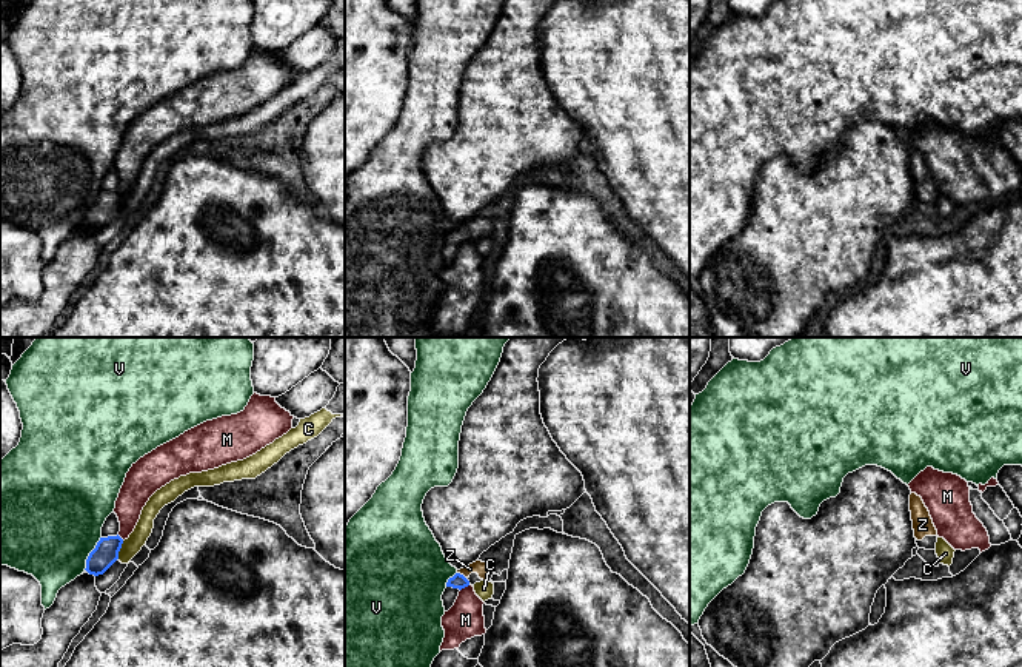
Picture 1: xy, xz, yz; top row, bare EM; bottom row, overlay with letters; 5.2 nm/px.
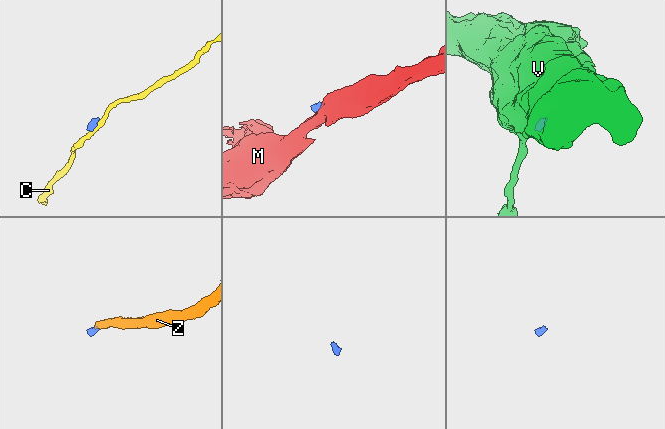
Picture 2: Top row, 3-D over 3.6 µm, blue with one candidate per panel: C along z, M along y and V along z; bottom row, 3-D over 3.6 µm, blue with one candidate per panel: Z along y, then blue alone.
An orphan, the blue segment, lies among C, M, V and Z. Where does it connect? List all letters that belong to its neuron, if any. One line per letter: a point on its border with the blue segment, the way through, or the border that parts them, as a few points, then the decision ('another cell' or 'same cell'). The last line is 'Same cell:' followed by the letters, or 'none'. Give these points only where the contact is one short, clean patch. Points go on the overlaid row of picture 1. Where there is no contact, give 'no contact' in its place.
C: meets blue in xy at (119, 550); border along xy (123, 541), (117, 558); another cell
M: meets blue in xz at (465, 586); border along xz (470, 584), (460, 590); another cell
V: meets blue in xy at (90, 553); border along xy (100, 536), (83, 569); another cell
Z: meets blue in xz at (462, 575); runs through xz (457, 581), (462, 575), (468, 569), (479, 567); same cell
Same cell: Z

